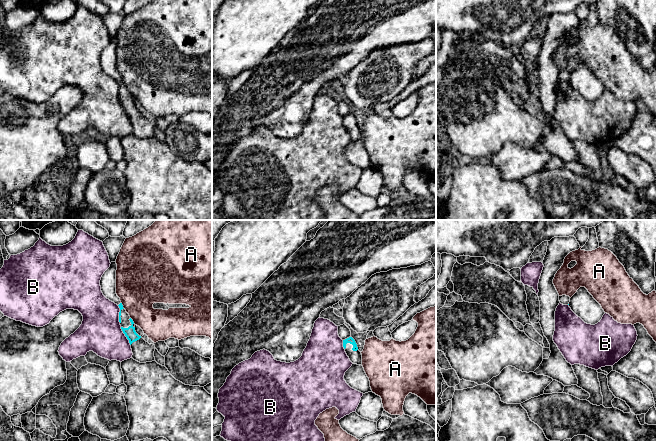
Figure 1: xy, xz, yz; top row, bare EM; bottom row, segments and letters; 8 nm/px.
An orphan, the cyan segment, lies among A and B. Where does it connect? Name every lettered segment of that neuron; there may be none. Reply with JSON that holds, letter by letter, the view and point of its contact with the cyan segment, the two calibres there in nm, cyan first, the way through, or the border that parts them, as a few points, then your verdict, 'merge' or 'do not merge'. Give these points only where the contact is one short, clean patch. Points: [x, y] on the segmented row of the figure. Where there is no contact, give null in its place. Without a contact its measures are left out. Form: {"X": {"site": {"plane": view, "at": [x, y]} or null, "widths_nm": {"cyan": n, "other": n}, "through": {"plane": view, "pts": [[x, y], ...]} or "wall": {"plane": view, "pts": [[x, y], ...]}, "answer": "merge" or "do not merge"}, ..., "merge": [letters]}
{"A": {"site": {"plane": "xy", "at": [132, 320]}, "widths_nm": {"cyan": 90, "other": 320}, "wall": {"plane": "xy", "pts": [[130, 317], [134, 323]]}, "answer": "do not merge"}, "B": {"site": {"plane": "xy", "at": [125, 335]}, "widths_nm": {"cyan": 90, "other": 320}, "wall": {"plane": "xy", "pts": [[120, 327], [130, 345]]}, "answer": "do not merge"}, "merge": []}

